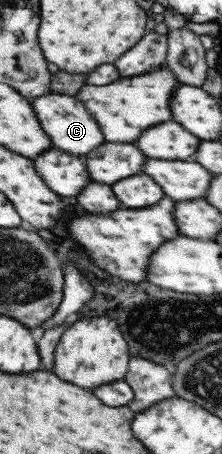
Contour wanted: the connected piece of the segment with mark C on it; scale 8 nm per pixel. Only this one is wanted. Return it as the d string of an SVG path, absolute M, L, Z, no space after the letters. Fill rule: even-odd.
M50 92L48 95L35 97L32 102L38 119L41 120L42 129L50 136L55 148L74 156L85 157L107 142L97 119L90 115L84 102L80 101L77 96Z

